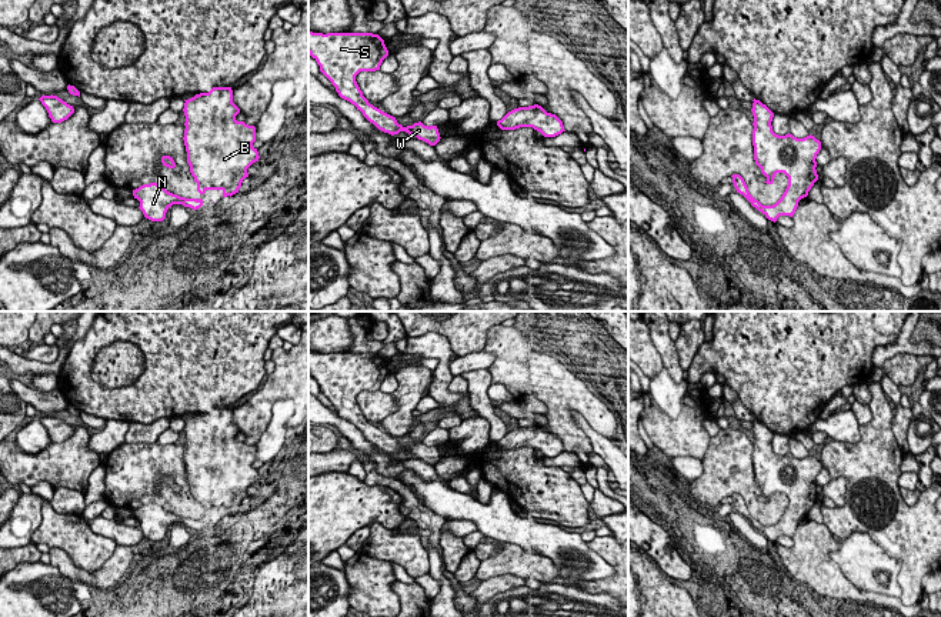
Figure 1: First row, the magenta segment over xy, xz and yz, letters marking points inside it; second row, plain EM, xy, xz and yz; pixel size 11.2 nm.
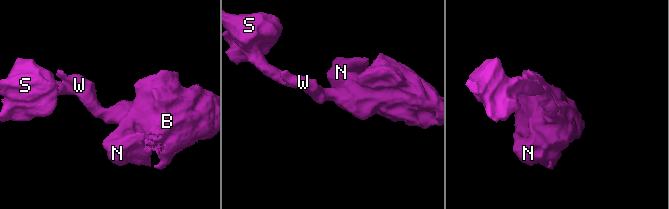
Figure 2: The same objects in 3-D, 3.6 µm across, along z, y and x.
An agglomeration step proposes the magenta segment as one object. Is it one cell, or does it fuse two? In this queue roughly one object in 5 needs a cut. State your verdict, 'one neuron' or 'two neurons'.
one neuron

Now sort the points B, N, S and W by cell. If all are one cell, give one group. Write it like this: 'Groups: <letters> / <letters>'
Groups: B N S W

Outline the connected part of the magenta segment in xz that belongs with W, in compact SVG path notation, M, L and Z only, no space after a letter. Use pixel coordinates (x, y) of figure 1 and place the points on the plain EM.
M308 350L308 374L320 391L331 401L338 416L357 427L378 450L391 456L406 451L418 460L436 466L440 461L437 446L421 441L403 447L396 437L368 423L360 410L356 396L360 391L380 390L388 376L384 360L373 353L313 353Z

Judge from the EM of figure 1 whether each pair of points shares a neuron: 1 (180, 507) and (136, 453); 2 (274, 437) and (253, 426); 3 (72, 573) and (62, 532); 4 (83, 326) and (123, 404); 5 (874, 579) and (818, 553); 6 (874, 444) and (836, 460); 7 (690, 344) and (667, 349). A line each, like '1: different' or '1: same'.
1: same
2: different
3: different
4: different
5: different
6: same
7: different

